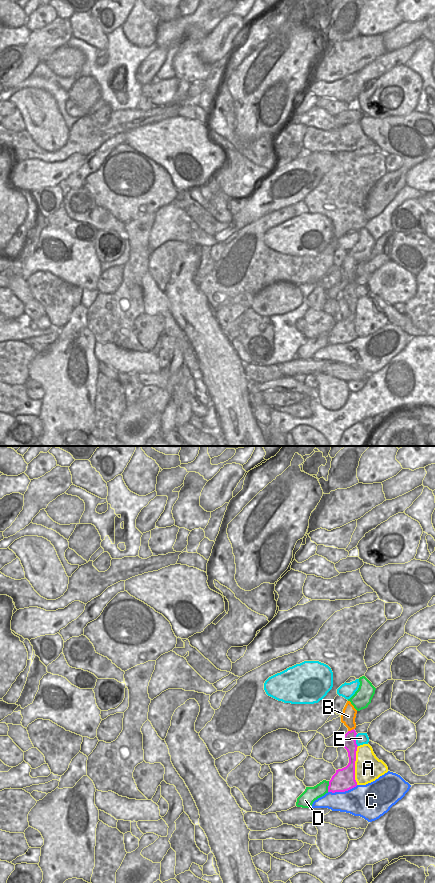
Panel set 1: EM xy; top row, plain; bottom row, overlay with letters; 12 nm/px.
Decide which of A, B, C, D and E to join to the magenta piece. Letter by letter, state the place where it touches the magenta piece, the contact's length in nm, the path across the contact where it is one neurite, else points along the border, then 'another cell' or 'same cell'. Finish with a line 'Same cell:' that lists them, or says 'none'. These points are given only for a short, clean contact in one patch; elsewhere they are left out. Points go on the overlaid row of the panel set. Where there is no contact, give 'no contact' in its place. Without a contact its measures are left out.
A: contact xy (354, 765); length 460 nm; another cell
B: contact xy (351, 730); length 80 nm; way xy (349, 743), (351, 730), (348, 716); same cell
C: contact xy (342, 791); length 360 nm; another cell
D: contact xy (328, 786); length 130 nm; another cell
E: contact xy (355, 740); length 160 nm; another cell
Same cell: B

